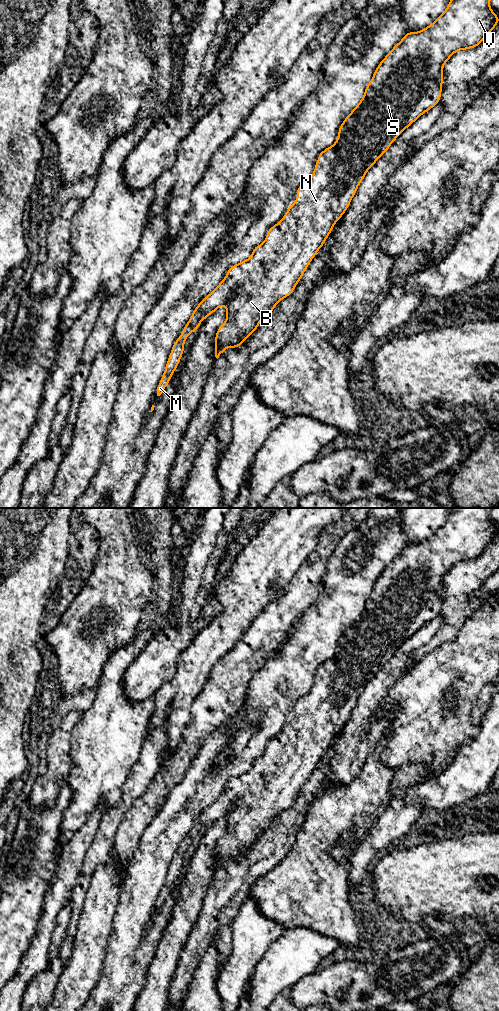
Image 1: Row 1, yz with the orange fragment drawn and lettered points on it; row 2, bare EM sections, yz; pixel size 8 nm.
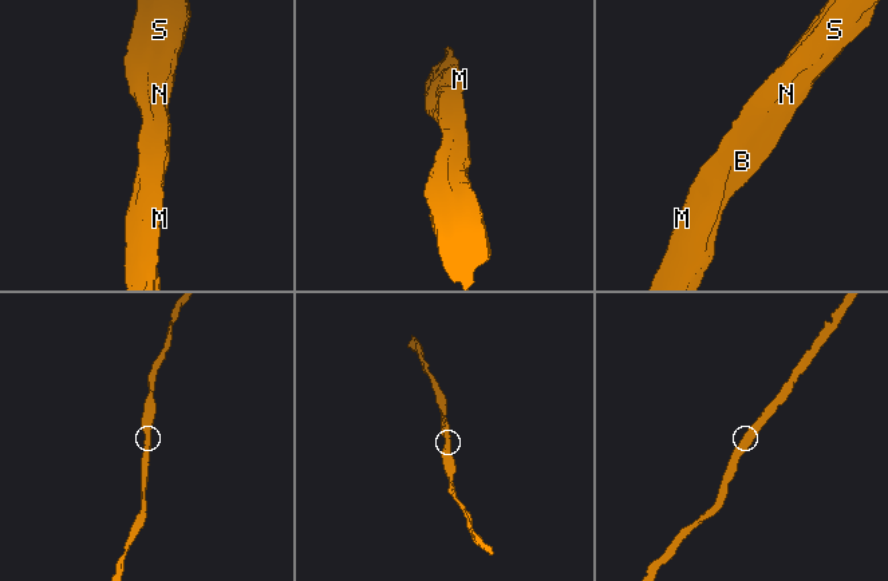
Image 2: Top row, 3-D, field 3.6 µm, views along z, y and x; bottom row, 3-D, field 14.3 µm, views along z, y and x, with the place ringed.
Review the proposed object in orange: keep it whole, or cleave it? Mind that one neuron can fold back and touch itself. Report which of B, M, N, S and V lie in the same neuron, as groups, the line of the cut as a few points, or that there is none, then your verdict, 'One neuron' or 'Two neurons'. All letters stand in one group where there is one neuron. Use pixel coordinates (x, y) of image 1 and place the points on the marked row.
Groups: B M N S V. No split. One neuron

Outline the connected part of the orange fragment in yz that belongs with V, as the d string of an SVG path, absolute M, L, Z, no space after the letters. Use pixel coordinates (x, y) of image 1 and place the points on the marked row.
M450 0L446 10L433 23L419 32L409 32L403 36L375 69L361 101L340 125L335 143L319 154L311 178L297 188L297 199L290 205L282 220L268 230L265 241L254 247L250 258L231 266L226 277L194 309L171 349L165 372L157 387L157 396L163 393L179 365L188 335L200 327L203 319L206 320L219 307L226 306L226 321L219 326L215 336L215 357L218 359L227 348L238 348L255 332L261 320L274 310L277 303L294 291L311 260L324 245L333 226L348 209L368 169L387 152L401 132L440 102L445 63L455 52L475 48L481 44L498 22L499 18L491 10L490 0Z

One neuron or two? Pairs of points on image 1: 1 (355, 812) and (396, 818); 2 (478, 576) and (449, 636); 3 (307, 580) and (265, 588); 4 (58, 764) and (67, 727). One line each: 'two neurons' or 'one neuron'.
1: two neurons
2: one neuron
3: two neurons
4: one neuron

